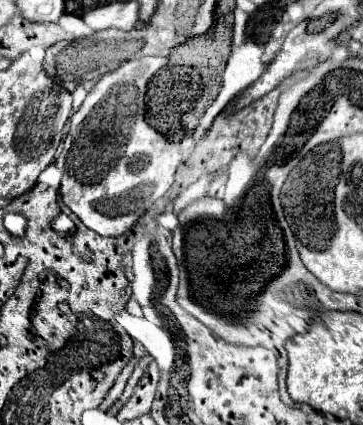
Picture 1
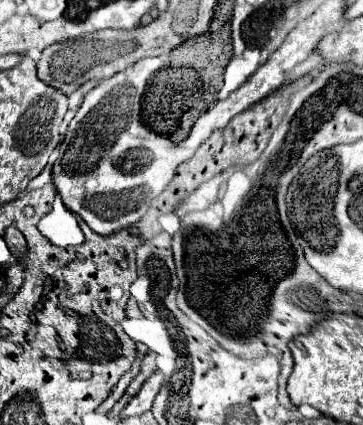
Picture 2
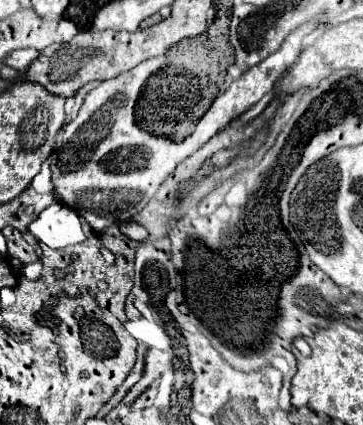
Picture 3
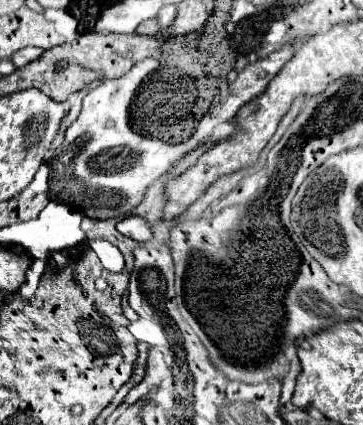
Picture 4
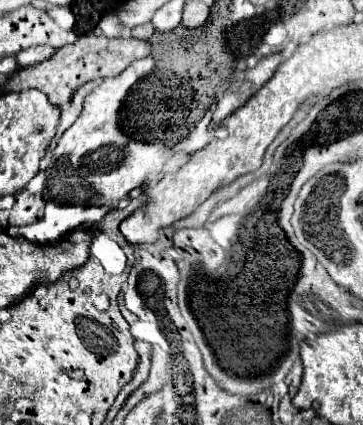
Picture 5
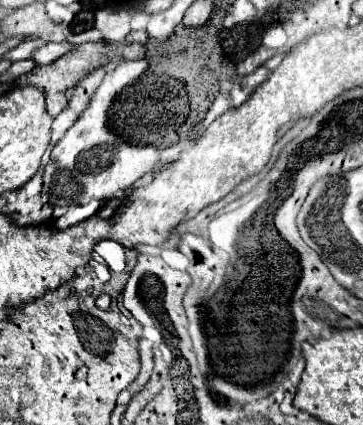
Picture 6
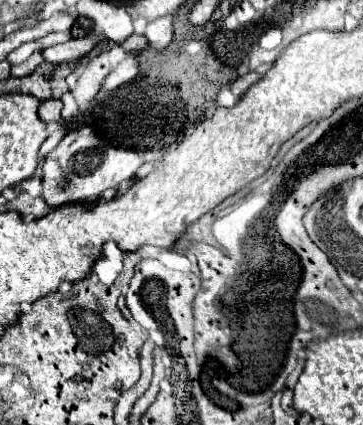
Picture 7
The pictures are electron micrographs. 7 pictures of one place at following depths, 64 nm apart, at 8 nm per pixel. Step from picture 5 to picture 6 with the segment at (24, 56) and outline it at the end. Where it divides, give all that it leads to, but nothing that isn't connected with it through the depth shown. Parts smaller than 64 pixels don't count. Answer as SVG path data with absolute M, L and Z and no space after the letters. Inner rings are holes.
M50 42L50 44L42 46L42 48L38 48L38 50L32 54L32 58L34 58L38 64L52 64L52 62L56 62L60 56L68 54L68 52L72 50L72 46L74 46L74 44L70 44L70 42L58 42L58 44Z

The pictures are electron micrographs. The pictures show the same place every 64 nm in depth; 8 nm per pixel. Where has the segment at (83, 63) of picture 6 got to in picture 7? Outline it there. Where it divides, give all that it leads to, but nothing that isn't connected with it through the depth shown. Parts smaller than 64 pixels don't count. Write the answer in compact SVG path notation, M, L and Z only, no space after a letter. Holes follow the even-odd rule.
M46 100L46 103L41 103L38 116L46 122L46 124L50 124L50 122L60 120L60 110L62 110L61 100Z

